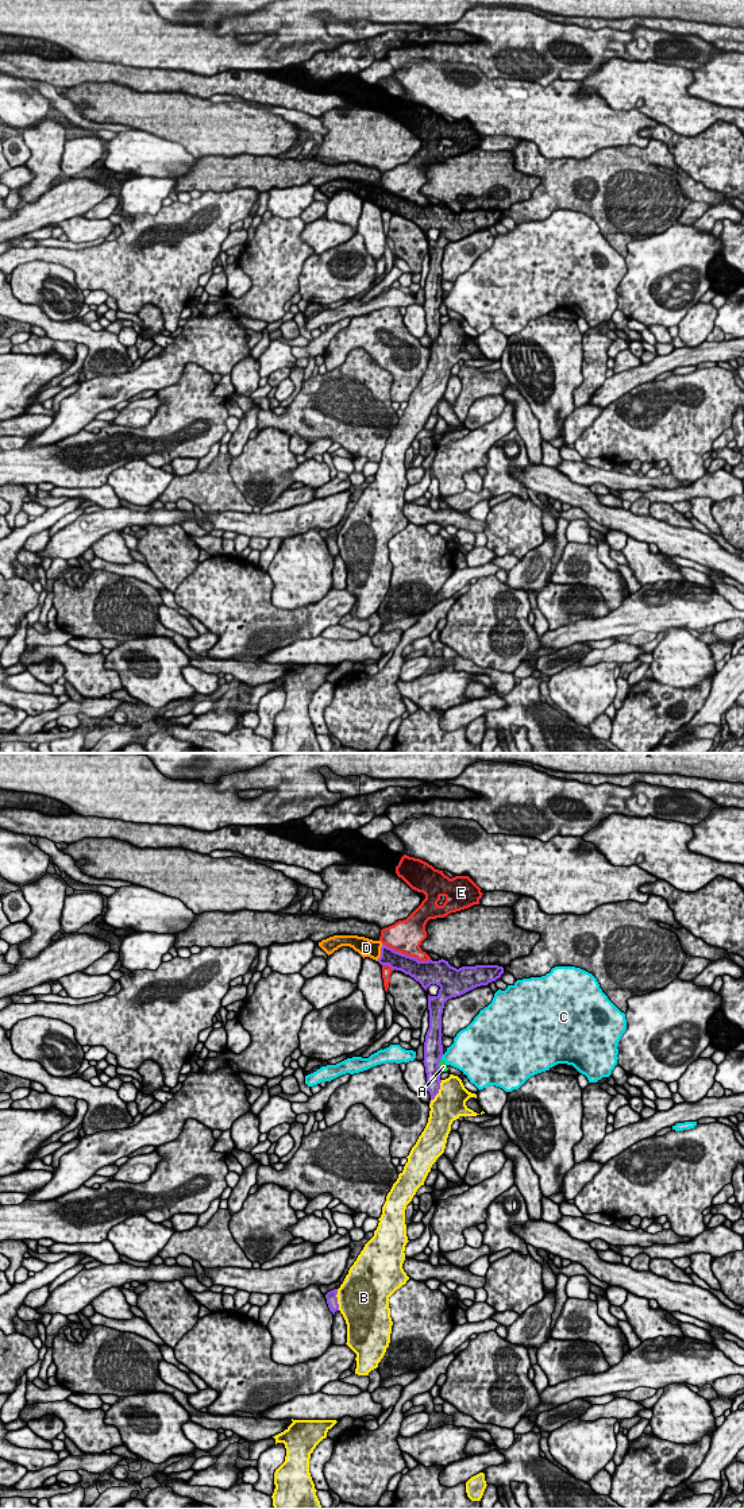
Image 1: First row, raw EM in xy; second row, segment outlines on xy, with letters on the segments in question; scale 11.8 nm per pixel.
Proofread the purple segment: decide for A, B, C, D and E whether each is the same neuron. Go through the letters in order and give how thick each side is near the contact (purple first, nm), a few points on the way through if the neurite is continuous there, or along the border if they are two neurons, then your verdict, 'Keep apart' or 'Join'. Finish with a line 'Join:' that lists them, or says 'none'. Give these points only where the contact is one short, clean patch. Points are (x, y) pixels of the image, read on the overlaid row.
A: Thickness 220 nm (purple) against 100 nm. Keep apart
B: Thickness 160 nm (purple) against 380 nm. Keep apart
C: Thickness 220 nm (purple) against 360 nm. Keep apart
D: Thickness 220 nm (purple) against 220 nm. Path across: xy (396, 960), (381, 952), (366, 948). Join
E: Thickness 220 nm (purple) against 380 nm. Keep apart
Join: D

